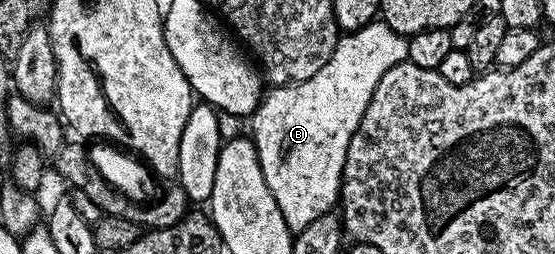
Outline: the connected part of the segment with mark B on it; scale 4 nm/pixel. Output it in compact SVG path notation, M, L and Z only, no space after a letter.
M376 18L364 28L340 35L329 62L313 78L305 78L300 84L272 87L250 115L249 139L255 144L261 174L292 233L305 230L309 222L336 207L349 142L373 98L373 90L377 90L377 82L381 82L381 74L407 60L407 42L408 37L397 34L382 18Z

